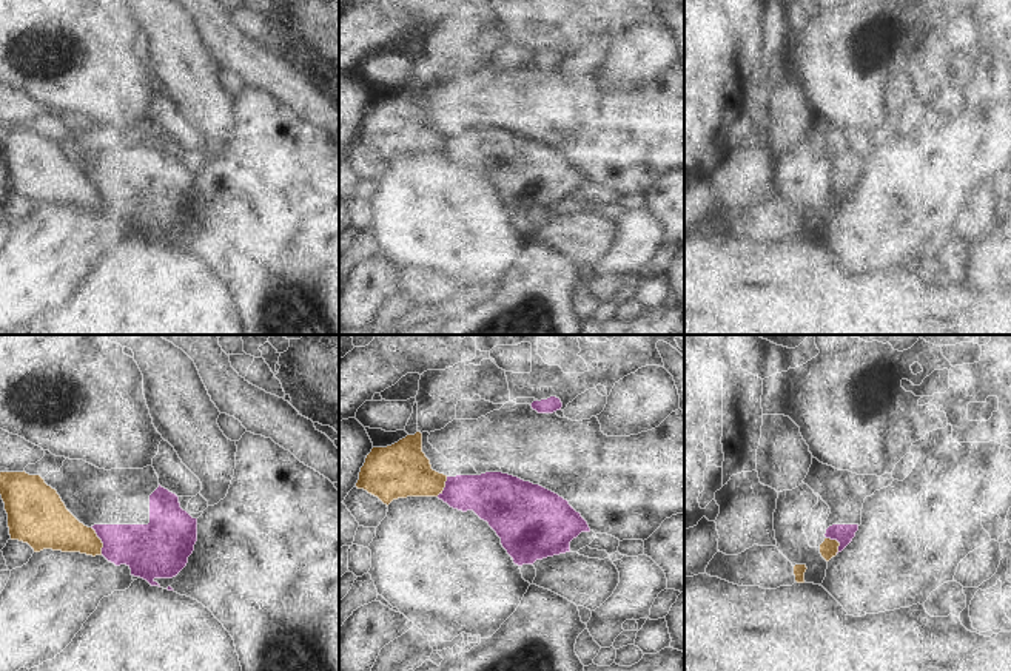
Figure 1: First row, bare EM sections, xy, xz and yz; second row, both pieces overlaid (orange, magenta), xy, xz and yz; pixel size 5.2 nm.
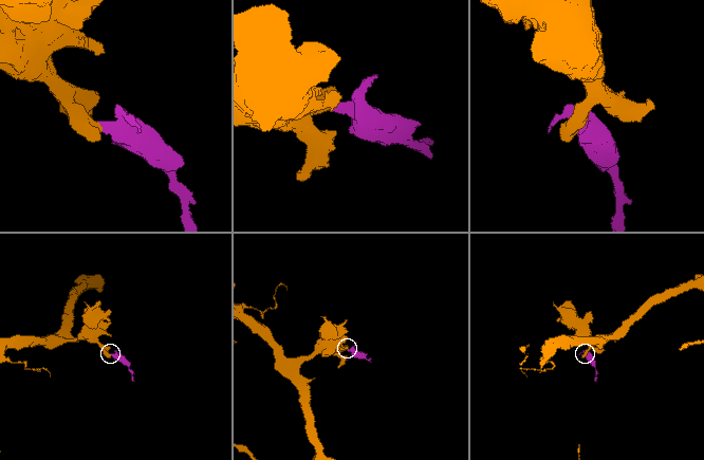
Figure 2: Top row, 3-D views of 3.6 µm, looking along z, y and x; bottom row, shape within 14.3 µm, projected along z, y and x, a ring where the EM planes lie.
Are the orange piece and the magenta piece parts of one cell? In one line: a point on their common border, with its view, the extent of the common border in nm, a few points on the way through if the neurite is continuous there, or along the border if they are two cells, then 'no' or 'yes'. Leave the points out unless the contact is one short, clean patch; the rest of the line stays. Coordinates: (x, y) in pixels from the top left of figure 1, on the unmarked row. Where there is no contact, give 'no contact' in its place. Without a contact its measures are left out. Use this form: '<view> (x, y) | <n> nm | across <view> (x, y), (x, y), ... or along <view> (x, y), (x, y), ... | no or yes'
xy (100, 195) | 160 nm | along xy (91, 181), (102, 198), (102, 209) | no

